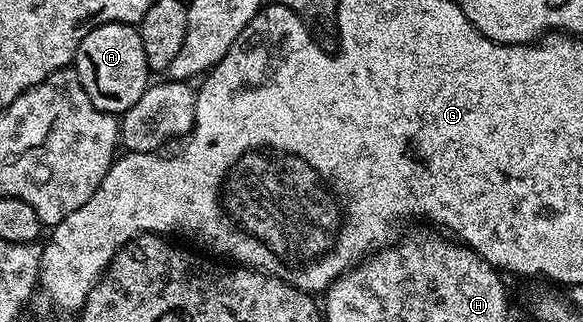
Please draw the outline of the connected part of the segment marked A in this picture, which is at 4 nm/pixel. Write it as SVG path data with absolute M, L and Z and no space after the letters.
M105 23L94 27L88 37L80 41L72 67L77 71L80 85L84 85L84 93L88 93L92 105L115 117L132 109L152 83L148 57L144 57L144 41L133 23Z

